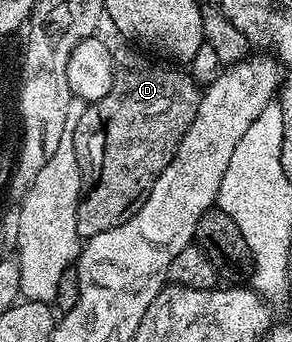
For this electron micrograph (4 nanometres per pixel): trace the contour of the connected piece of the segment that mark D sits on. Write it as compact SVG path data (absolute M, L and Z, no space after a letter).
M121 45L125 46L113 50L113 87L95 104L97 127L85 142L83 174L87 179L87 189L77 204L77 235L82 240L119 228L119 224L131 220L131 216L139 212L151 188L155 188L155 180L159 180L163 168L171 164L183 136L187 136L187 128L191 128L191 120L195 120L195 112L199 112L201 103L202 91L194 82L192 73L185 71L184 74L181 71L184 69L172 65L160 66L147 55L132 50L137 49L132 45Z

